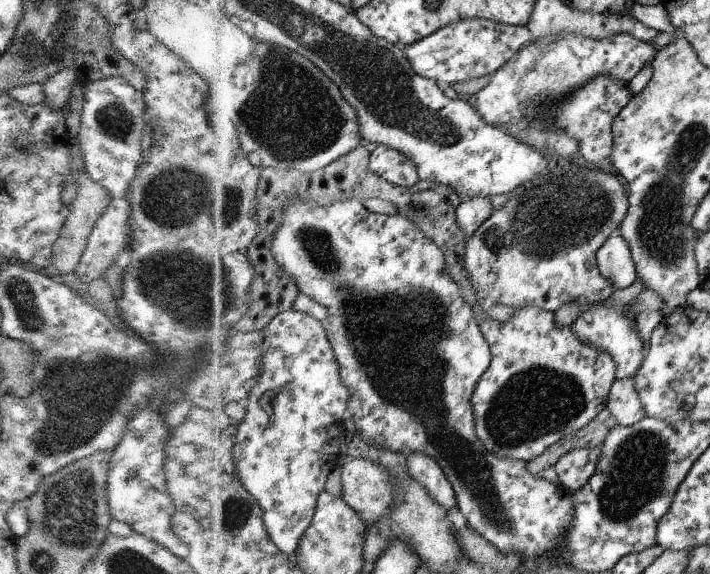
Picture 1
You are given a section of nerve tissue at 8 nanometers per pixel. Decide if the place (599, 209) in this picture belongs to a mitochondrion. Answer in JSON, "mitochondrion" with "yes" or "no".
{"mitochondrion":"yes"}

